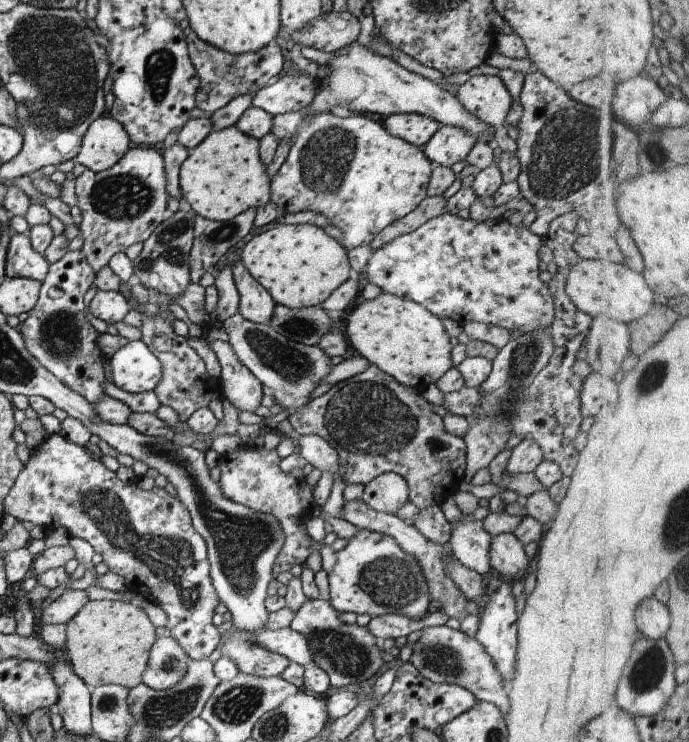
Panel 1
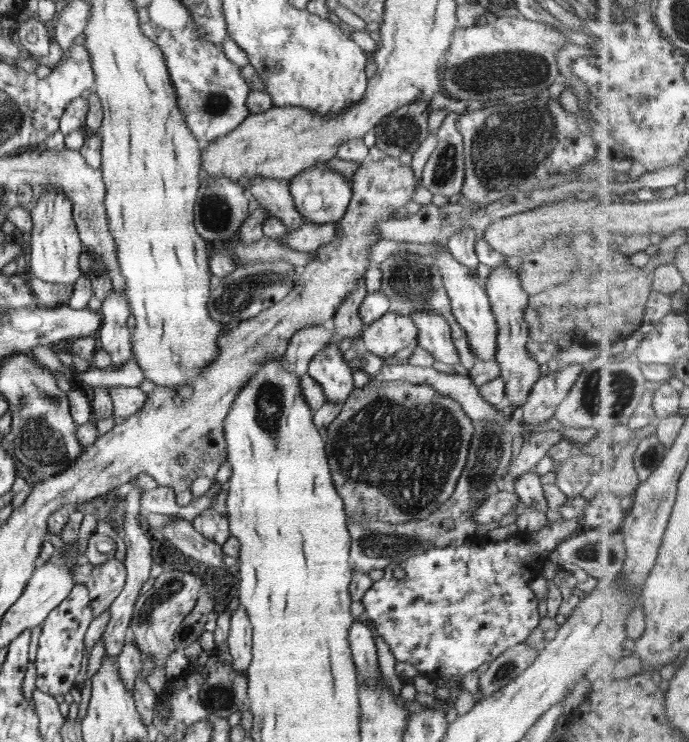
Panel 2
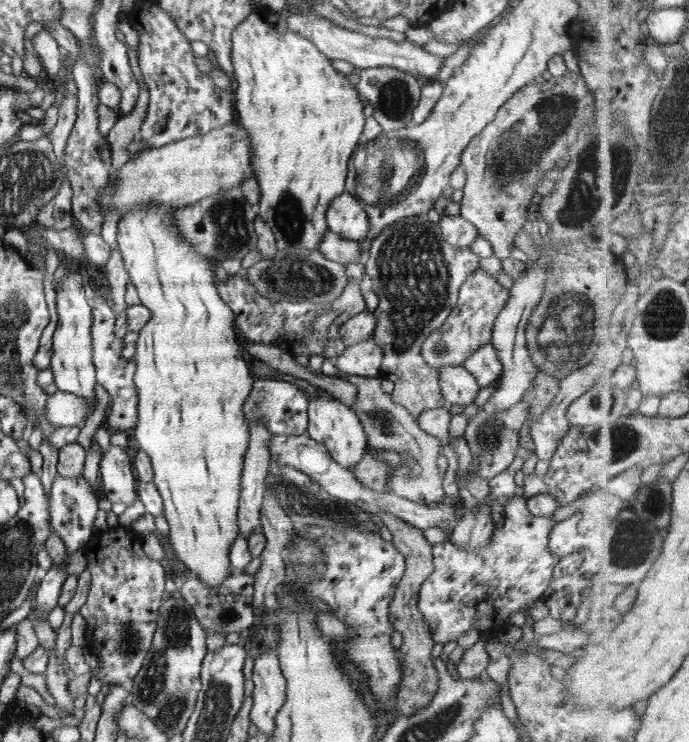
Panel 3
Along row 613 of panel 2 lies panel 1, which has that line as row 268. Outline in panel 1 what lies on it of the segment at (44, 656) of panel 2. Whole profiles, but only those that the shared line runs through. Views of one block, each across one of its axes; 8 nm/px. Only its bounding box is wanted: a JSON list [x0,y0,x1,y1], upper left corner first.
[18,250,108,404]

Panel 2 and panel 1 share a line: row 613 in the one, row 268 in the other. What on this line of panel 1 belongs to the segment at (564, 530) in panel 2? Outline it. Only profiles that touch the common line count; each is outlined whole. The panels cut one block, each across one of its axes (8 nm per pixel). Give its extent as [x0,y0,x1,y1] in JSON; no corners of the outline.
[367,213,555,333]

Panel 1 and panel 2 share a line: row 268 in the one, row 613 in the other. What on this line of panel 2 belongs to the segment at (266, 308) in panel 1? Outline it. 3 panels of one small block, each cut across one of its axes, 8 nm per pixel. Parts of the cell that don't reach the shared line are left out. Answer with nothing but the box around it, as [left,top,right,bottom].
[227,604,253,673]

